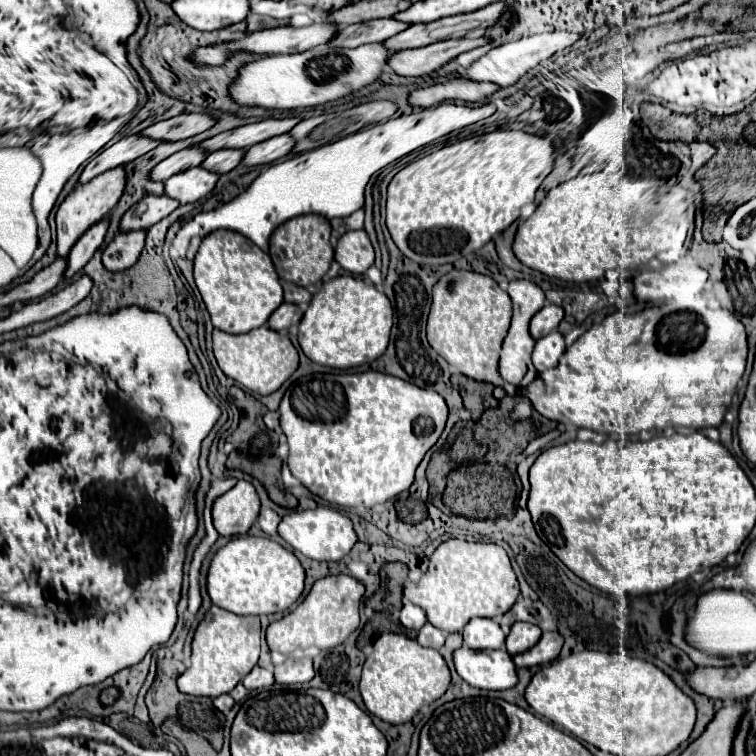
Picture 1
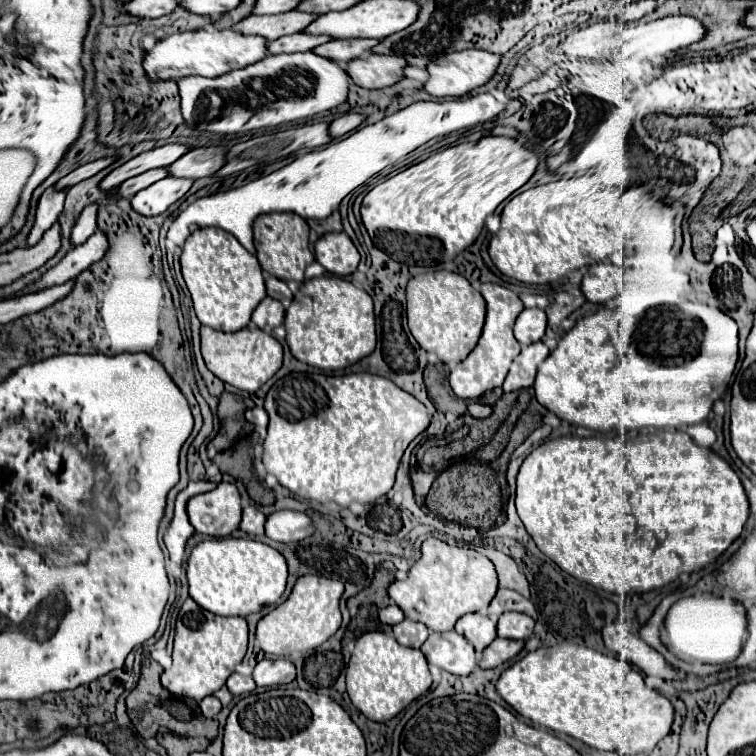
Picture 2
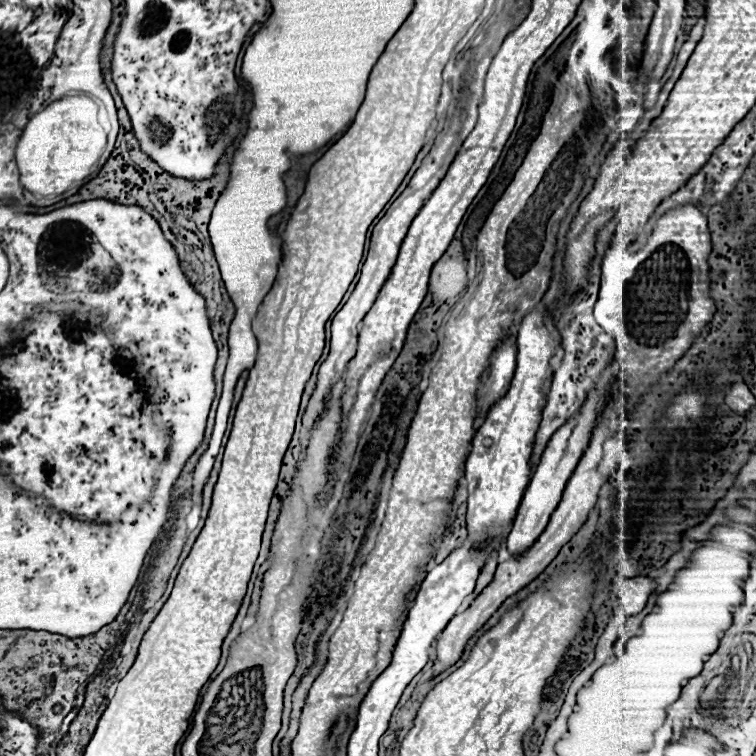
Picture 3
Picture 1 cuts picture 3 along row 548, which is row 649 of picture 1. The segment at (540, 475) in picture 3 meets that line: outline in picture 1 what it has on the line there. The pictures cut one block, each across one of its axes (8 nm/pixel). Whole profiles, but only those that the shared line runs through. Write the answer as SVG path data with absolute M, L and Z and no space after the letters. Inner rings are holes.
M516 622L512 628L510 628L510 634L506 636L506 648L508 648L508 654L514 656L514 654L522 654L526 652L528 648L532 648L538 638L540 638L540 630L538 626L530 626L530 622Z

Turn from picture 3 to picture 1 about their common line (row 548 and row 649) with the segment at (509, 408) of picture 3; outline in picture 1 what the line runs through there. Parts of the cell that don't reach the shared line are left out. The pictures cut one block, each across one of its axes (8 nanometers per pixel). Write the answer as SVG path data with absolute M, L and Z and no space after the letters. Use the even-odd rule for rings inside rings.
M488 618L470 620L464 626L462 636L464 636L464 644L474 650L486 650L486 648L496 650L504 644L504 638L506 638L500 624L496 624L494 620L488 620Z

